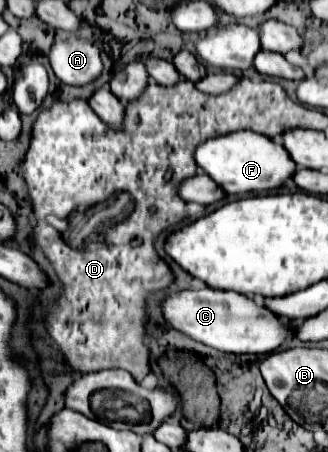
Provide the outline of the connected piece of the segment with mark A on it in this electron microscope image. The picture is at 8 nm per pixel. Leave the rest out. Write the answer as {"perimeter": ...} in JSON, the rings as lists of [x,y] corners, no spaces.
{"perimeter":[[[62,38],[48,52],[54,74],[72,86],[84,86],[102,72],[100,50],[86,38]]]}

